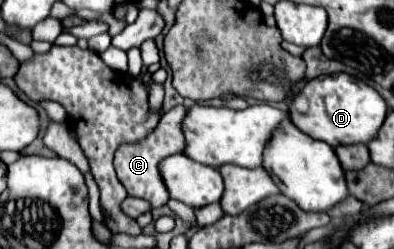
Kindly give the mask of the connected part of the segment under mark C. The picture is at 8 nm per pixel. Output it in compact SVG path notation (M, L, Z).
M183 105L173 107L171 111L167 111L161 121L157 123L157 127L153 129L153 133L143 139L141 143L133 143L133 145L123 145L117 153L115 153L115 171L119 181L123 183L123 187L127 189L127 193L131 197L143 197L147 199L153 207L163 207L169 201L169 193L167 193L167 185L161 177L159 171L159 163L175 153L183 153L187 147L185 135L183 135L183 119L187 115L187 109Z

